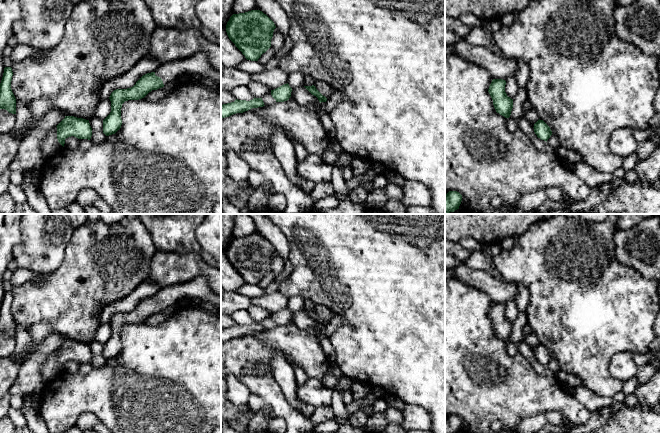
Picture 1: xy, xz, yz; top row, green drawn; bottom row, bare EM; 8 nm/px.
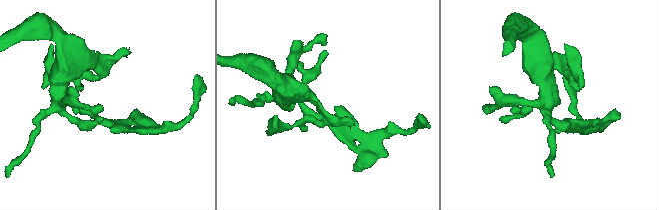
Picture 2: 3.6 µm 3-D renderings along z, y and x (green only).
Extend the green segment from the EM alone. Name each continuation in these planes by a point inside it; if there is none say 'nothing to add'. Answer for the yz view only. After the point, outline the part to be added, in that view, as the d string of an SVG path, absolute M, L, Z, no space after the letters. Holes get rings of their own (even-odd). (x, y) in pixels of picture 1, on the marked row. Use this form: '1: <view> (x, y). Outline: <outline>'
nothing to add

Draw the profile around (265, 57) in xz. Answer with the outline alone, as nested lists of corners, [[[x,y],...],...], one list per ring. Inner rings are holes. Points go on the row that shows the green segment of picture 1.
[[[270,47],[265,53],[261,55],[261,57],[258,59],[259,63],[261,63],[263,66],[266,65],[266,63],[274,56],[273,48]]]

